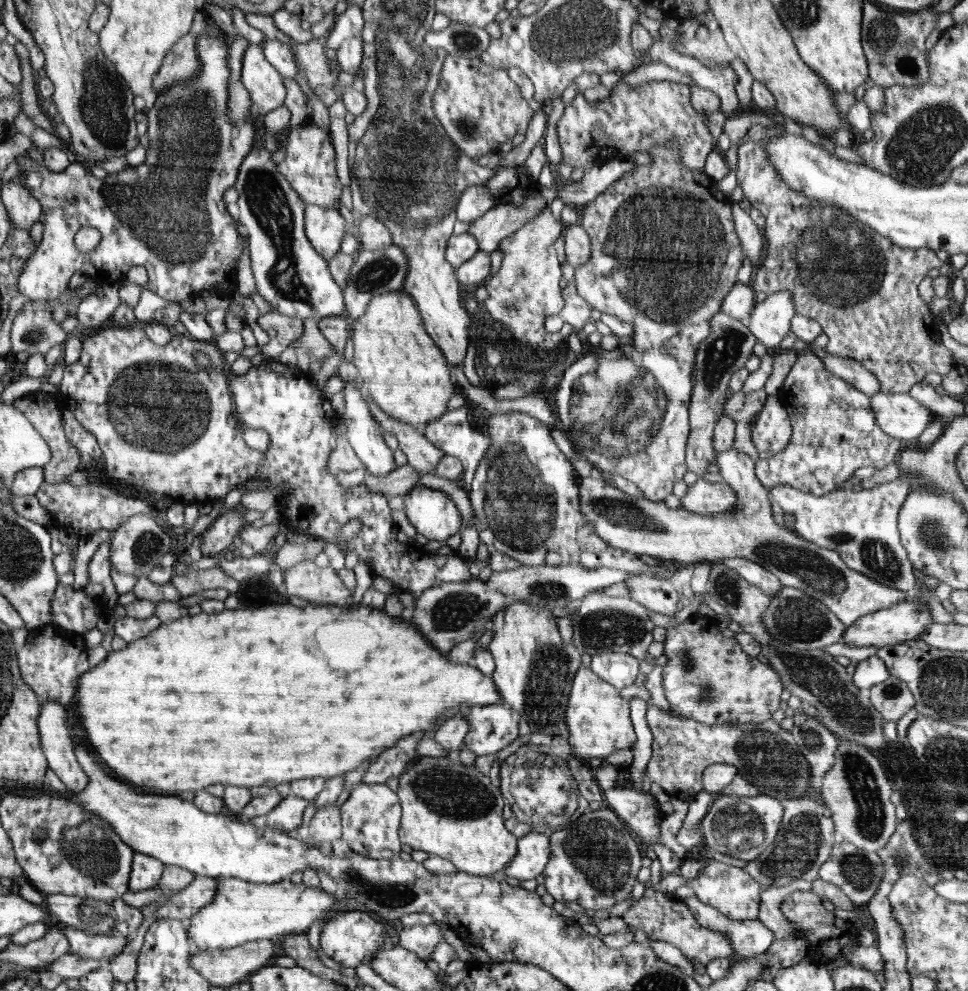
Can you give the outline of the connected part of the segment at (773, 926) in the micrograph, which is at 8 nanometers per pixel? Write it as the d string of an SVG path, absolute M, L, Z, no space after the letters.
M794 879L791 883L785 885L768 885L760 893L759 917L760 922L763 922L774 933L774 941L786 938L794 928L790 921L784 916L780 905L794 891L810 891L812 882L804 879Z

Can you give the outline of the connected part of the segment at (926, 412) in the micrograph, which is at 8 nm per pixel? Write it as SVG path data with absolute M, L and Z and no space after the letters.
M877 392L869 397L876 424L896 439L916 440L924 428L935 418L935 414L918 402L909 392Z

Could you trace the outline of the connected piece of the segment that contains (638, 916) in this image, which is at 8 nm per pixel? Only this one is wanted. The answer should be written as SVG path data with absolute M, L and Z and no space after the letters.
M651 885L646 886L643 896L621 917L629 926L644 930L648 938L677 946L689 960L695 958L707 965L709 960L733 957L734 949L726 933L704 928L693 918L693 912L684 901L668 900L663 890L658 891Z

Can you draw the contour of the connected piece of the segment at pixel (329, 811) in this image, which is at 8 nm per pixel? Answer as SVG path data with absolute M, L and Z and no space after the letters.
M334 803L317 809L314 816L310 818L309 824L309 832L312 835L311 841L318 846L322 842L332 843L344 834L341 809Z

